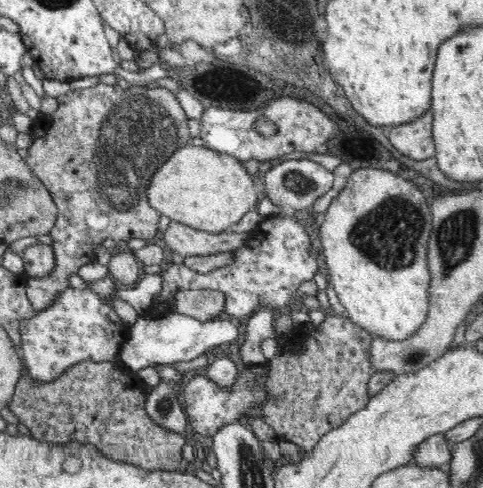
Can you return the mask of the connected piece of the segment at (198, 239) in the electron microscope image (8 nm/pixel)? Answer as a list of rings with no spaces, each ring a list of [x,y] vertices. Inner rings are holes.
[[[178,222],[172,224],[172,230],[166,238],[160,232],[160,240],[164,246],[174,250],[182,258],[188,258],[188,256],[216,258],[222,254],[234,254],[236,250],[248,246],[246,236],[230,234],[230,230],[226,230],[222,234],[208,234],[208,232],[200,232],[200,230],[194,230],[190,226],[178,224]]]

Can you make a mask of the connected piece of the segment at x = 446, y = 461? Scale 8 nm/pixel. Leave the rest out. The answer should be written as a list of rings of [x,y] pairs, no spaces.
[[[438,434],[438,436],[430,436],[426,442],[422,442],[418,448],[416,448],[416,464],[418,468],[424,468],[424,470],[434,470],[434,468],[440,468],[442,472],[448,470],[450,462],[452,462],[452,450],[450,446],[446,444],[444,440],[446,434]]]

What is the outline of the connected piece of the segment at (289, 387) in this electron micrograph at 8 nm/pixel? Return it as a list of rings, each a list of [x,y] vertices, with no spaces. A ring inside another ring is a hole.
[[[334,312],[326,314],[324,330],[316,332],[312,324],[304,336],[306,338],[302,338],[298,346],[292,346],[288,340],[280,344],[278,358],[264,364],[270,368],[268,378],[262,378],[260,382],[270,396],[270,400],[262,404],[264,422],[270,424],[282,440],[294,442],[302,454],[308,454],[326,434],[366,408],[372,380],[370,346],[374,338],[358,324],[350,326],[346,318],[340,318]]]

